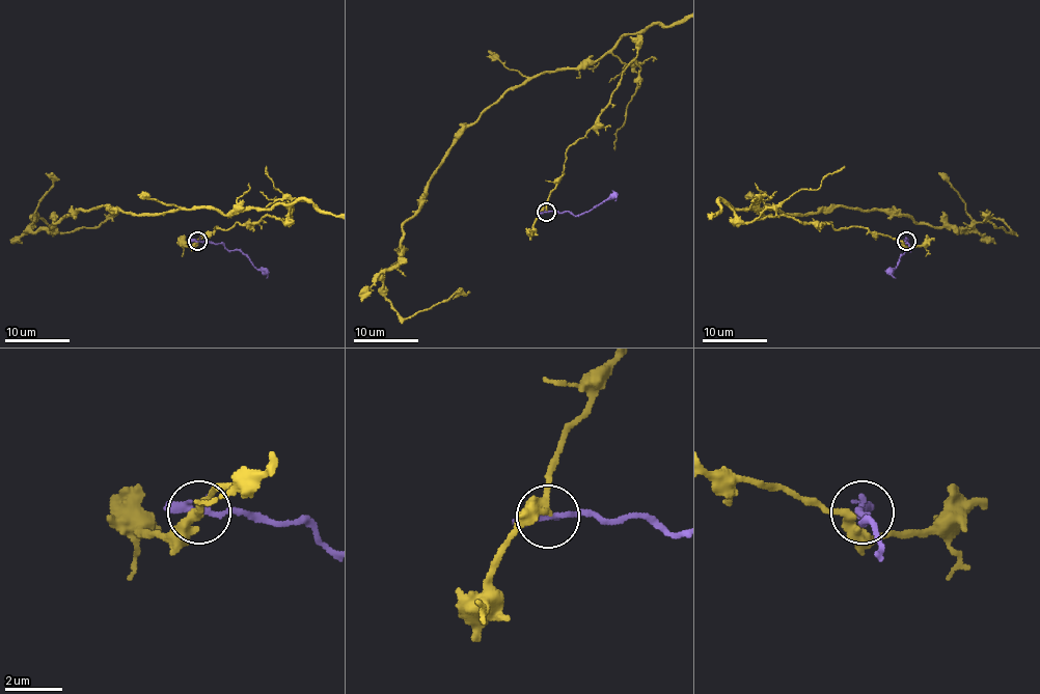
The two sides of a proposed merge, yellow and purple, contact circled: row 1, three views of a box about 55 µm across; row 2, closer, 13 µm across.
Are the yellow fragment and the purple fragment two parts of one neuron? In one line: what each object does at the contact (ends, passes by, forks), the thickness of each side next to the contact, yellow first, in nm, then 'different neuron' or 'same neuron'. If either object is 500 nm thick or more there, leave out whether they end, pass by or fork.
yellow passes by; purple ends; calibres 300 and 360 nm; different neuron

